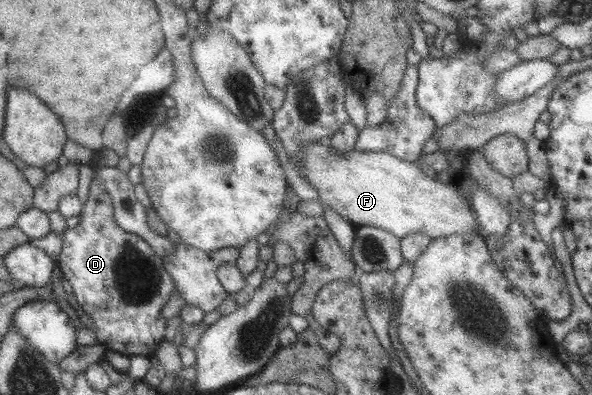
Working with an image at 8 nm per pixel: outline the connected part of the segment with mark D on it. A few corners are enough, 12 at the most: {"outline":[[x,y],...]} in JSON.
{"outline":[[93,167],[56,263],[98,343],[149,357],[174,290]]}

